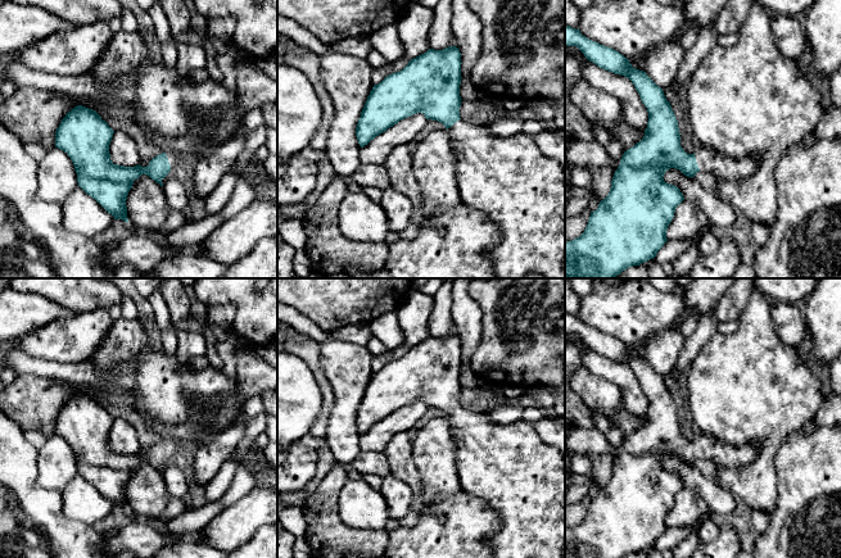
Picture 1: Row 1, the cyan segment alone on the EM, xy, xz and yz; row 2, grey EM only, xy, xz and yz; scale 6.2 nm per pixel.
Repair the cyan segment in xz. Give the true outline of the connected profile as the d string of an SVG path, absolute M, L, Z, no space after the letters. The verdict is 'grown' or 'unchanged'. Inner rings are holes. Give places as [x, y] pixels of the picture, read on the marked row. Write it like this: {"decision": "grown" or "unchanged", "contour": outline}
{"decision": "grown", "contour": "M448 46L443 50L429 49L426 53L411 59L408 64L399 72L386 76L380 83L374 85L365 106L361 112L356 127L356 136L361 148L367 145L380 133L397 124L399 121L411 117L416 113L422 113L426 119L438 121L444 124L451 137L451 145L456 156L456 180L458 191L461 194L461 203L474 209L481 210L490 217L494 224L499 228L499 242L489 251L490 263L497 278L525 278L529 273L538 273L544 278L565 278L565 271L562 268L565 262L565 168L555 159L546 156L538 148L534 136L524 132L517 132L508 137L494 137L487 124L471 124L460 118L460 85L461 85L461 53L456 46Z"}

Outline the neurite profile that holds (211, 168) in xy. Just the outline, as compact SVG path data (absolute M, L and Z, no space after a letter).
M249 130L232 136L230 140L216 145L208 154L200 155L194 172L194 189L191 195L208 198L222 177L231 169L231 164L244 150Z

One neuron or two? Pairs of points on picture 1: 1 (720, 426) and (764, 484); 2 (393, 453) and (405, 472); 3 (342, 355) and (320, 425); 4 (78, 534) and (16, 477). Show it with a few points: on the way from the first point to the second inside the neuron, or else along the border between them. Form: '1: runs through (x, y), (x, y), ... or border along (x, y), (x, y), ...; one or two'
1: runs through (745, 426), (759, 426), (771, 438), (764, 459); one
2: runs through (398, 458), (402, 467); one
3: border along (320, 361), (334, 398), (329, 418); two
4: runs through (62, 526), (30, 494); one

